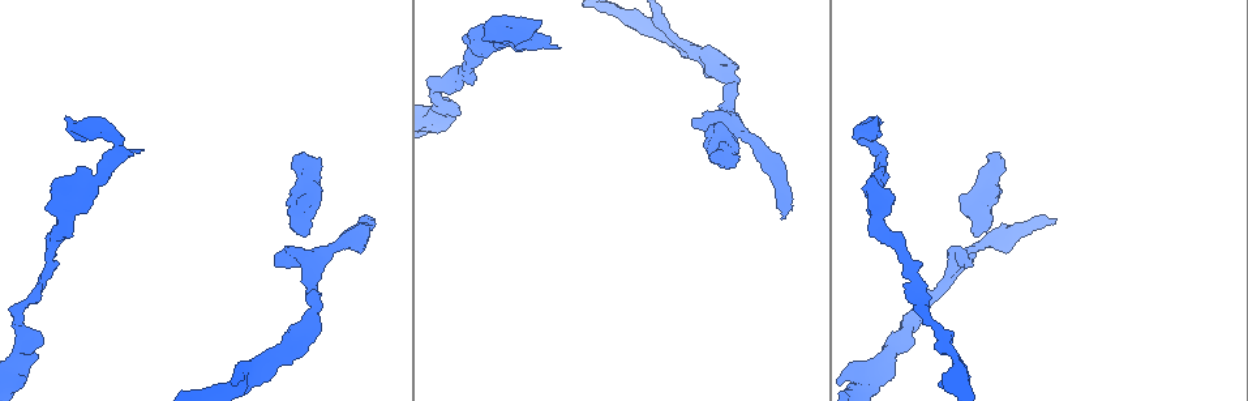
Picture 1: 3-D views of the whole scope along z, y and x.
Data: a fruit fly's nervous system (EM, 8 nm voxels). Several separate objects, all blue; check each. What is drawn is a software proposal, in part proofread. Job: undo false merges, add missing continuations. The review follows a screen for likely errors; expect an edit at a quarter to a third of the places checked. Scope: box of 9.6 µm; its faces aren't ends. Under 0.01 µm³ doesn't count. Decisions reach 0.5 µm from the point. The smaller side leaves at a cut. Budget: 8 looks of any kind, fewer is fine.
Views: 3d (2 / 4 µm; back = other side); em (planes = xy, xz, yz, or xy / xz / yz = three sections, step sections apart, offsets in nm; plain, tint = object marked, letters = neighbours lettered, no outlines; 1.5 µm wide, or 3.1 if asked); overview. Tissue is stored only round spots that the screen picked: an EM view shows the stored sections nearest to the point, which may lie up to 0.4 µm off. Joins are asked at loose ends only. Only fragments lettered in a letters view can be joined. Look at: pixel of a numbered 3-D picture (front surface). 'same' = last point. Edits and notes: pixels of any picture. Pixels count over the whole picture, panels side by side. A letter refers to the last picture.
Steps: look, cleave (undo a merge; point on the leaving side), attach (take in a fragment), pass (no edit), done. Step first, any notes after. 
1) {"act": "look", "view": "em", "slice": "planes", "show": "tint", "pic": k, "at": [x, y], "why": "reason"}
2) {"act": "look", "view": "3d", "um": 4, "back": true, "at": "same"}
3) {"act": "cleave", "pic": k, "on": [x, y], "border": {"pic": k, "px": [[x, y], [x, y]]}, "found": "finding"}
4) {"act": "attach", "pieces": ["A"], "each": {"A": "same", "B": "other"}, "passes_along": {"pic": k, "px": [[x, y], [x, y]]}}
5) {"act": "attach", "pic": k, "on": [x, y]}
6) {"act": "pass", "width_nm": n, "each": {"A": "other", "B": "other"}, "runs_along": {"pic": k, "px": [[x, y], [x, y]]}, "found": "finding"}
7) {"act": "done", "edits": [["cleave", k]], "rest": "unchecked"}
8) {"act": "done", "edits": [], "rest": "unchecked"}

{"act": "look", "view": "em", "slice": "planes", "show": "plain", "pic": 1, "at": [784, 218], "why": "branch stops here"}

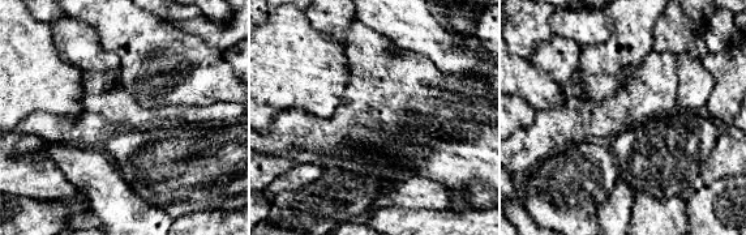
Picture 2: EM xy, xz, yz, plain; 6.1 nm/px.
{"act": "look", "view": "em", "slice": "planes", "show": "tint", "at": "same", "why": "where the object lies"}

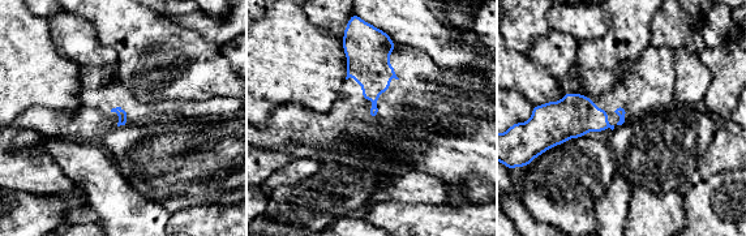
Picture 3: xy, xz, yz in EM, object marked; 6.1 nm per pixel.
{"act": "look", "view": "em", "slice": "planes", "show": "letters", "at": "same", "why": "see the neighbours"}

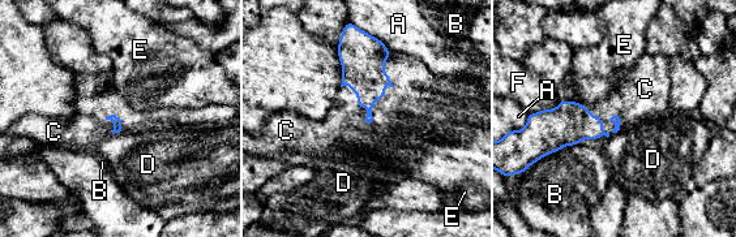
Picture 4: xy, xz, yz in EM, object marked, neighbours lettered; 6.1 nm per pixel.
{"act": "attach", "pieces": ["C"], "longest_contact_nm": ["B", 280], "each": {"A": "other", "B": "other", "C": "same", "D": "other", "E": "other", "F": "other"}, "found": "it goes on there"}

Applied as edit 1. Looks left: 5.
{"act": "look", "view": "overview", "why": "see it whole again"}

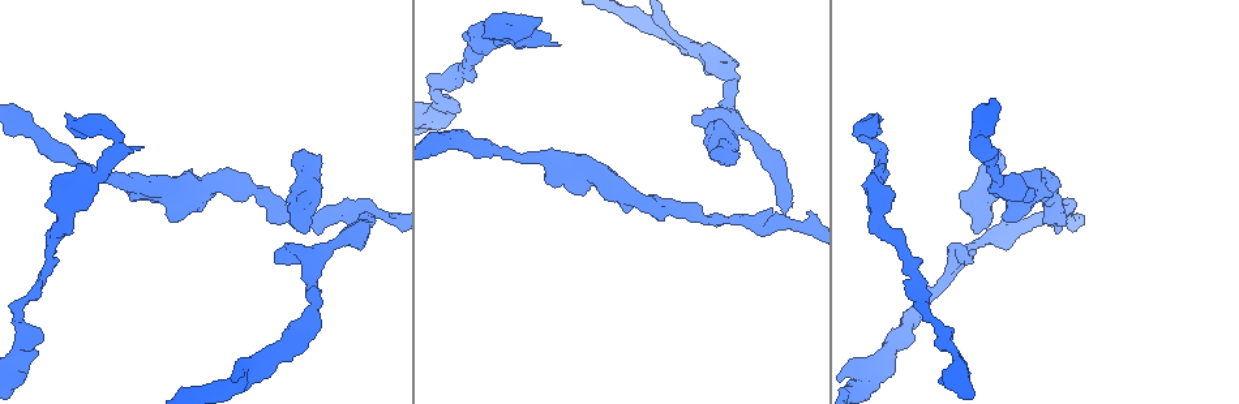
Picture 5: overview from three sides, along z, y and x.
{"act": "look", "view": "3d", "um": 4, "pic": 5, "at": [941, 382], "why": "stops while still wide"}

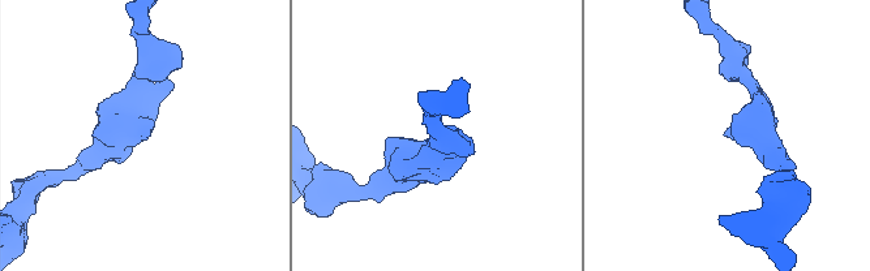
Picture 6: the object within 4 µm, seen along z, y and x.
{"act": "look", "view": "em", "slice": "xy", "step": 8, "show": "letters", "pic": 6, "at": [730, 136], "why": "shape alone is not enough"}

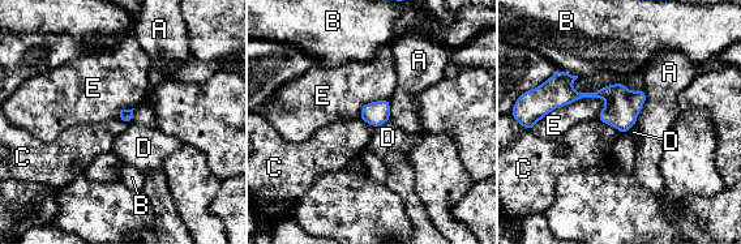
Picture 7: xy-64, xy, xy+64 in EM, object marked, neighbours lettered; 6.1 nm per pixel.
{"act": "look", "view": "em", "slice": "planes", "show": "letters", "at": "same", "why": "another direction"}

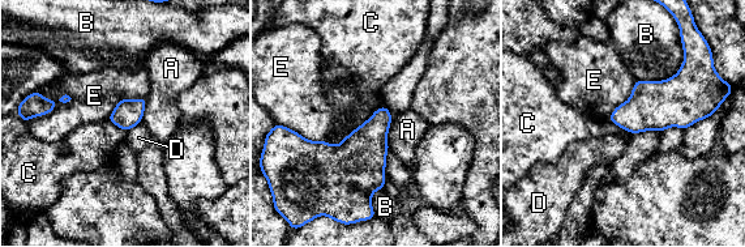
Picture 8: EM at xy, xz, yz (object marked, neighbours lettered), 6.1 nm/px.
{"act": "pass", "each": {"A": "other", "B": "other", "C": "other", "D": "other", "E": "other"}, "border": {"pic": 8, "px": [[381, 105], [337, 144], [325, 141]]}, "found": "no lettered fragment goes on from it"}

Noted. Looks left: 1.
{"act": "done", "edits": [["attach", 4]], "rest": "unchecked"}

